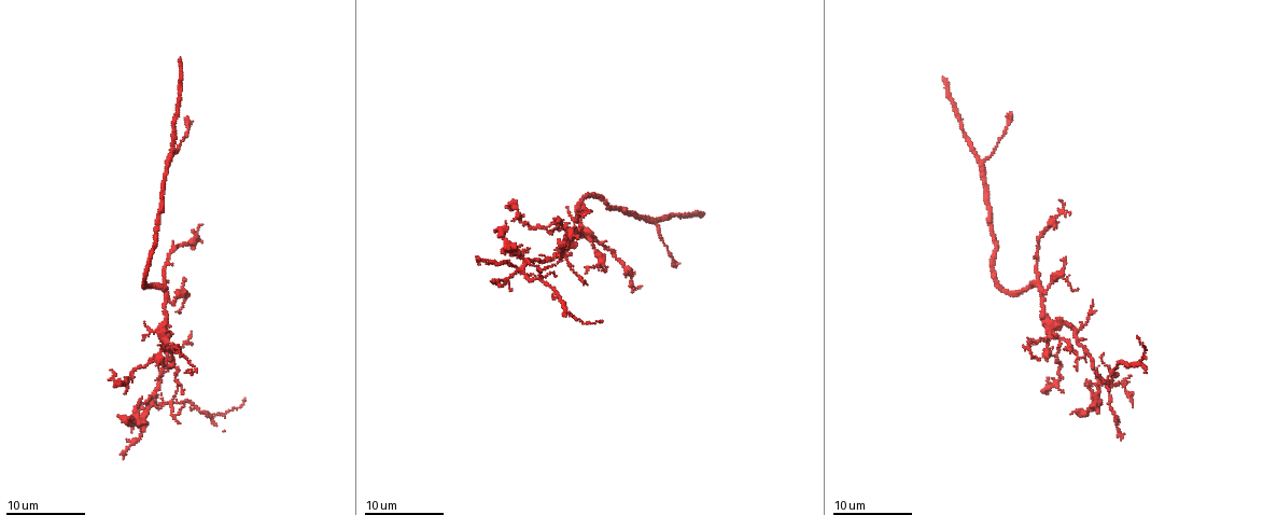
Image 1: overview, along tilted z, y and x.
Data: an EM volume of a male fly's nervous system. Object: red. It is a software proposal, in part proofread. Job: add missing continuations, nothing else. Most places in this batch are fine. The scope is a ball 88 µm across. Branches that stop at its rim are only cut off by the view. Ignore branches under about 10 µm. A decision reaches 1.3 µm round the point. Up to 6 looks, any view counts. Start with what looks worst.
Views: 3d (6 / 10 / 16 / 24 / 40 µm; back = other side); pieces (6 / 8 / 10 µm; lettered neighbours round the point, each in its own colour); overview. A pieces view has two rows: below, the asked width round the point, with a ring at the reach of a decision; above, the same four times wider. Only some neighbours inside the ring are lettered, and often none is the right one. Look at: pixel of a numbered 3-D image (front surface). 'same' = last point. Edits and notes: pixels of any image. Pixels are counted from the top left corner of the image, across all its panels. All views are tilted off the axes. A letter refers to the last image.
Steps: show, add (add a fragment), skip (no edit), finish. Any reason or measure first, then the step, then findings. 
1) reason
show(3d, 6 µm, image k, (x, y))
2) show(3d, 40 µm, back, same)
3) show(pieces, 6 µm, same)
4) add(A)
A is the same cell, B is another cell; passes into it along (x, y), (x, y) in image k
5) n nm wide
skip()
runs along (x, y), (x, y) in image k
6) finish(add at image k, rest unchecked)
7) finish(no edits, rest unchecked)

an open end
show(pieces, 8 µm, image 1, (495, 231))

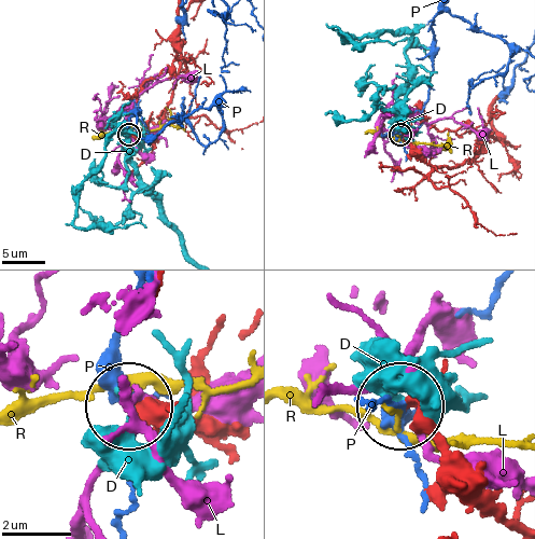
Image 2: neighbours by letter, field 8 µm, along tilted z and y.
250 nm wide
skip()
D, L, P and R are other cells; runs along (490, 135), (482, 152), (450, 167), (426, 162), (400, 134) in image 2; no lettered fragment goes on from it

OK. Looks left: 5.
free end
show(3d, 6 µm, image 1, (580, 215))

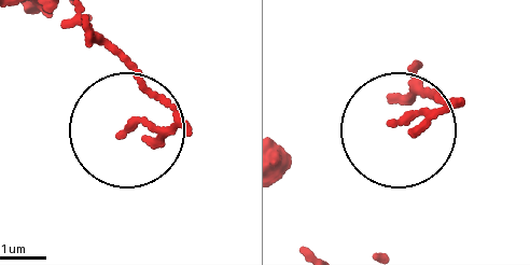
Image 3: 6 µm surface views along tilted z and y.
show(pieces, 8 µm, image 3, (123, 134))

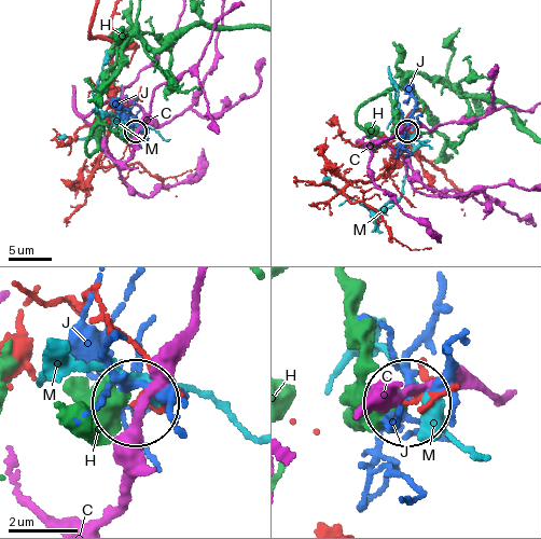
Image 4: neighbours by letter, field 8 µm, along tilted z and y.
skip()
C, H, J and M are other cells; runs along (72, 300), (95, 303), (152, 371), (156, 388), (137, 401) in image 4; no lettered fragment goes on from it

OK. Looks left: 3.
branch stops here
show(pieces, 6 µm, image 1, (1058, 199))

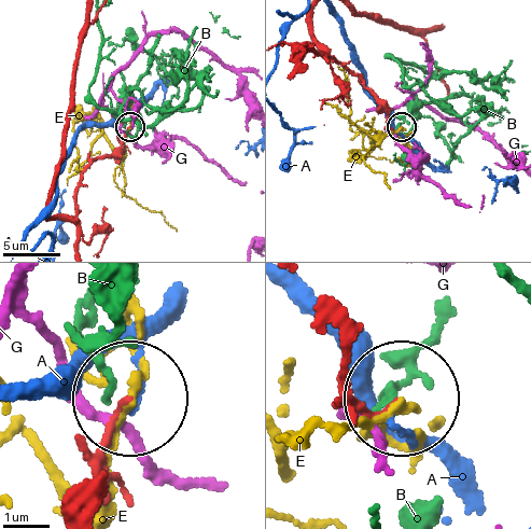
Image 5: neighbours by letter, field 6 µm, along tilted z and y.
skip()
A, B, E and G are other cells; runs along (77, 492), (133, 402) in image 5; no lettered fragment goes on from it

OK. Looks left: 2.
finish(no edits, rest unchecked)

